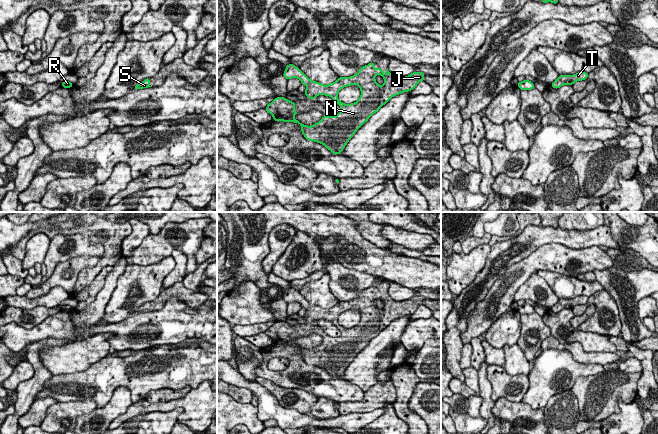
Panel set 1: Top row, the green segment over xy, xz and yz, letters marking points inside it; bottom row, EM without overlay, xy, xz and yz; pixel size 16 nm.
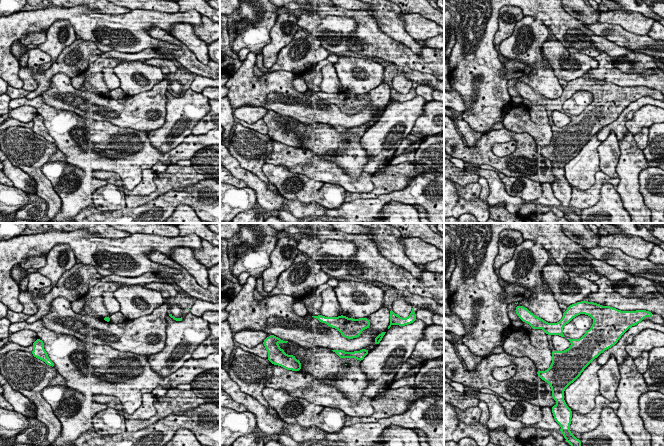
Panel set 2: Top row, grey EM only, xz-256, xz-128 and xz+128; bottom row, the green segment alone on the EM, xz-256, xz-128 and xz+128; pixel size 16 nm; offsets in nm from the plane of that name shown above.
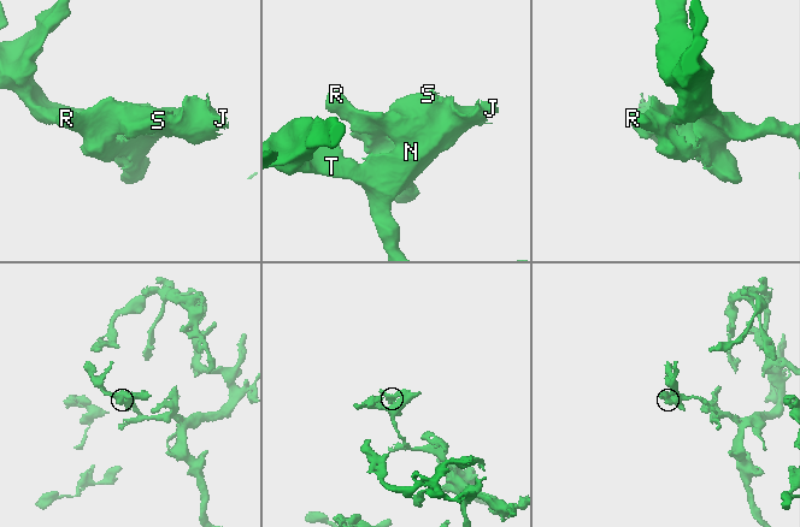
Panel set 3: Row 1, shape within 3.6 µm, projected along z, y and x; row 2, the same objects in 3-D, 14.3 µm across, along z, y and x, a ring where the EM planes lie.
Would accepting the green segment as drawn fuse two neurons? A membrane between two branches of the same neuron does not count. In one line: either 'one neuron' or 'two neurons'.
one neuron

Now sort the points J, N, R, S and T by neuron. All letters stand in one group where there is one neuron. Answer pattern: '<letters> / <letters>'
J N R S T

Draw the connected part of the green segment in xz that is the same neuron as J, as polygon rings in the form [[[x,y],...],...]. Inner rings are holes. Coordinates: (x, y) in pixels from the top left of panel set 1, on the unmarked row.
[[[373,286],[365,289],[359,293],[357,298],[350,301],[339,301],[335,306],[324,309],[319,306],[309,303],[300,293],[293,288],[285,290],[286,293],[283,300],[288,304],[298,302],[301,308],[306,310],[304,315],[307,322],[315,323],[319,319],[331,321],[341,332],[341,335],[336,340],[323,340],[322,343],[314,349],[308,350],[296,344],[294,340],[298,338],[295,335],[295,326],[292,326],[284,321],[277,321],[267,329],[265,334],[273,341],[272,344],[283,346],[294,346],[301,350],[301,355],[308,365],[314,365],[324,369],[333,378],[341,378],[349,364],[357,356],[357,354],[368,345],[368,343],[379,333],[385,329],[392,321],[400,319],[401,317],[413,314],[420,305],[424,305],[425,297],[413,296],[408,300],[397,302],[393,300],[388,292],[386,298],[383,298],[381,292],[375,292]],[[380,299],[384,302],[384,307],[378,309],[375,300]],[[357,309],[360,311],[361,319],[359,323],[351,328],[345,328],[338,323],[338,317],[341,313],[347,310]]]

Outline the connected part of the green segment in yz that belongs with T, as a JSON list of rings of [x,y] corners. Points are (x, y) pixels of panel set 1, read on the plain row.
[[[578,296],[573,299],[559,299],[559,301],[552,306],[551,310],[555,313],[558,313],[563,309],[573,309],[577,305],[586,304],[587,301],[587,296]]]

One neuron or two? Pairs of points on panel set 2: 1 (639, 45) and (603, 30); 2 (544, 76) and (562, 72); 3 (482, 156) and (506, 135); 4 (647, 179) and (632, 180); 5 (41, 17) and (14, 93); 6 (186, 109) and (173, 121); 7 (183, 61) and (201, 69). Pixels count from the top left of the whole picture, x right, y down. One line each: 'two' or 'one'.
1: one
2: two
3: one
4: two
5: two
6: one
7: one

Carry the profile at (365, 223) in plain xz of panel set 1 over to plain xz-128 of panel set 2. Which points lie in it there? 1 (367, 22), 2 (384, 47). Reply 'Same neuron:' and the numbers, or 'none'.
Same neuron: none

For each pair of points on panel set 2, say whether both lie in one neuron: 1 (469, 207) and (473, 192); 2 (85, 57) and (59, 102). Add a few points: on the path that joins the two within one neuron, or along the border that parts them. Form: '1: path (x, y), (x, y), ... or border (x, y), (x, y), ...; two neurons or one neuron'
1: border (479, 197), (471, 200); two neurons
2: border (71, 78), (63, 73), (56, 73), (48, 87); two neurons

